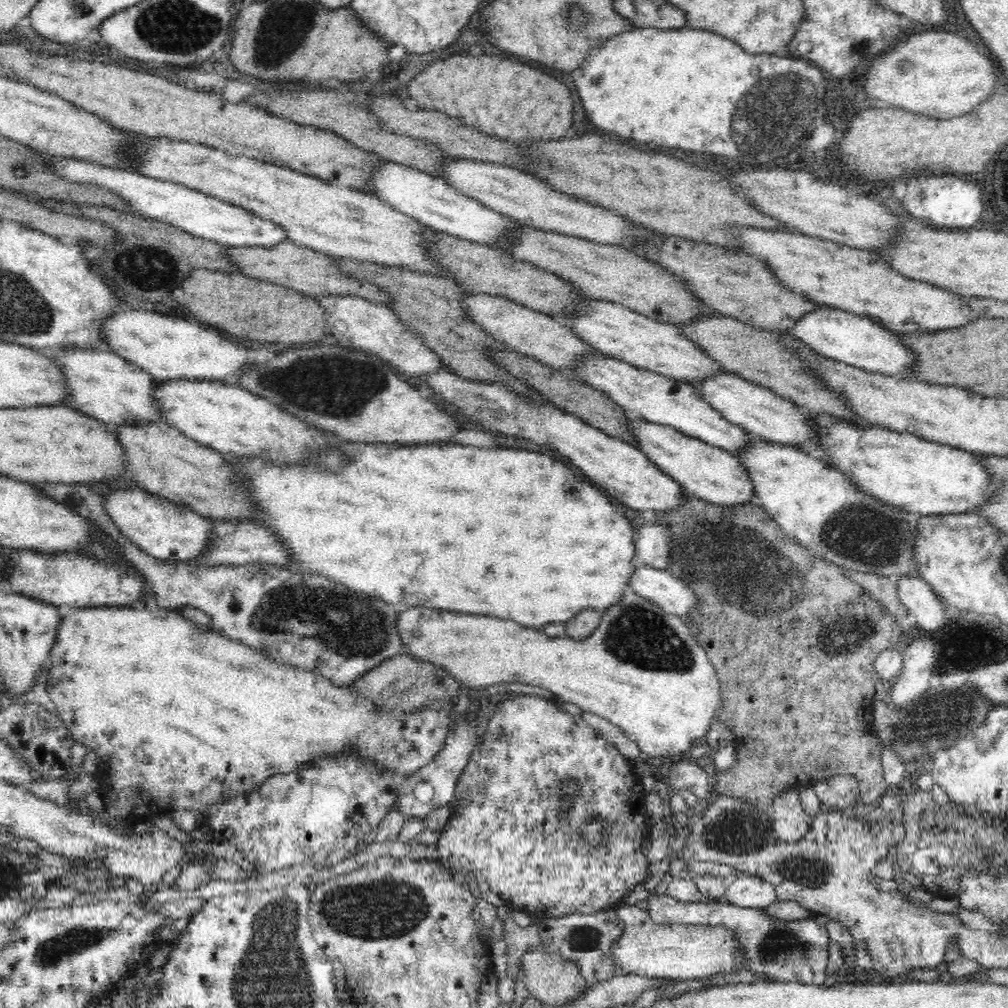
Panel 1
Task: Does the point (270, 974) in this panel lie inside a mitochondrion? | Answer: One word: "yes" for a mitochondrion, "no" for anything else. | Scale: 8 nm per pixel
yes

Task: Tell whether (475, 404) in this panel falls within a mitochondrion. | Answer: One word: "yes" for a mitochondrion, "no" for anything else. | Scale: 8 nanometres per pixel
yes

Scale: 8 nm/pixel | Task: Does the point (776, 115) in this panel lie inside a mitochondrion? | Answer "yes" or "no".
yes

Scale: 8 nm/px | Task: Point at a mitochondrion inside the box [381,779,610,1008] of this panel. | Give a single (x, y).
(579, 939)

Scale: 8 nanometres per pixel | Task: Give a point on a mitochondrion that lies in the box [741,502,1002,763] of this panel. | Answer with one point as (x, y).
(861, 535)

